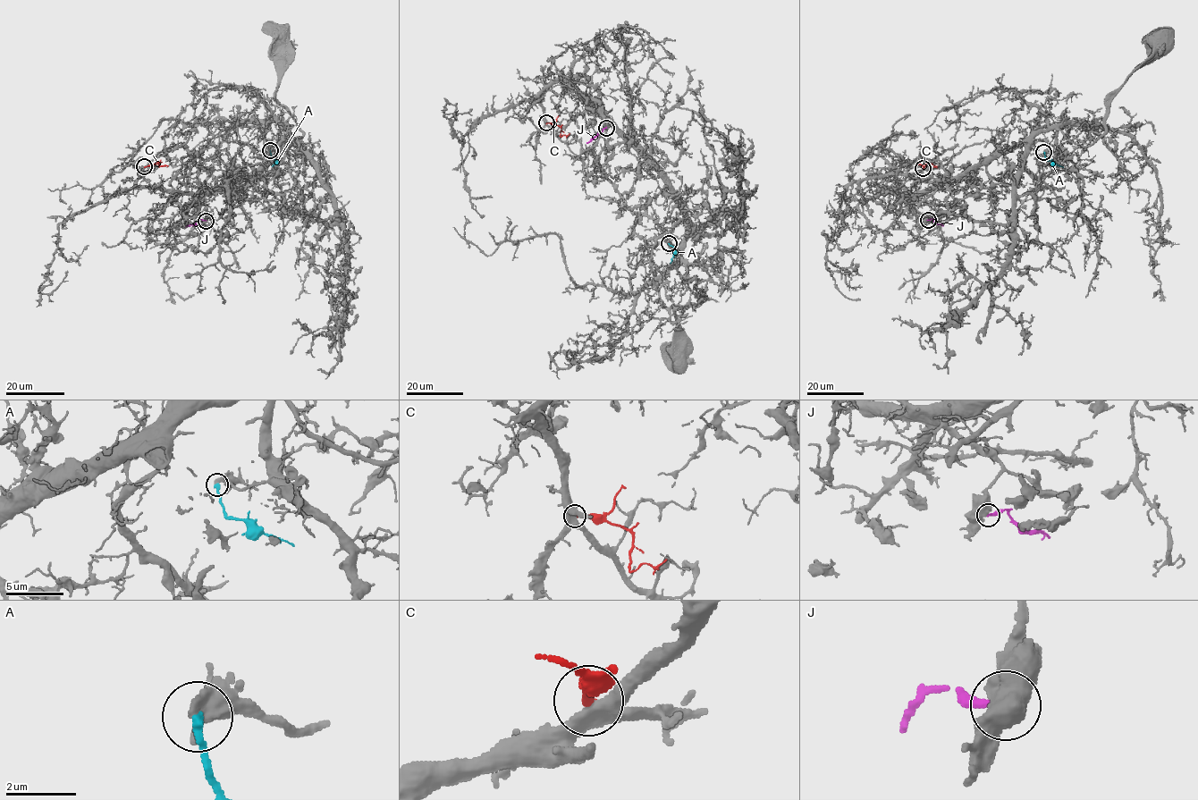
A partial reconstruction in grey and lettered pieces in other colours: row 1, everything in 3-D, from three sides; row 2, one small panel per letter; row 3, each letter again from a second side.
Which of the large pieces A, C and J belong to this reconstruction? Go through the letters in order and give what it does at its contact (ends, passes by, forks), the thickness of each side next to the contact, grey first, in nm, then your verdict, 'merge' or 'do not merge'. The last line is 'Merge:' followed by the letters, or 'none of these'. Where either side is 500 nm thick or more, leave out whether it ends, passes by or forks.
A: it ends | 320/240 nm | do not merge
C: it ends | 340/260 nm | do not merge
J: 850/240 nm | do not merge
Merge: none of these

